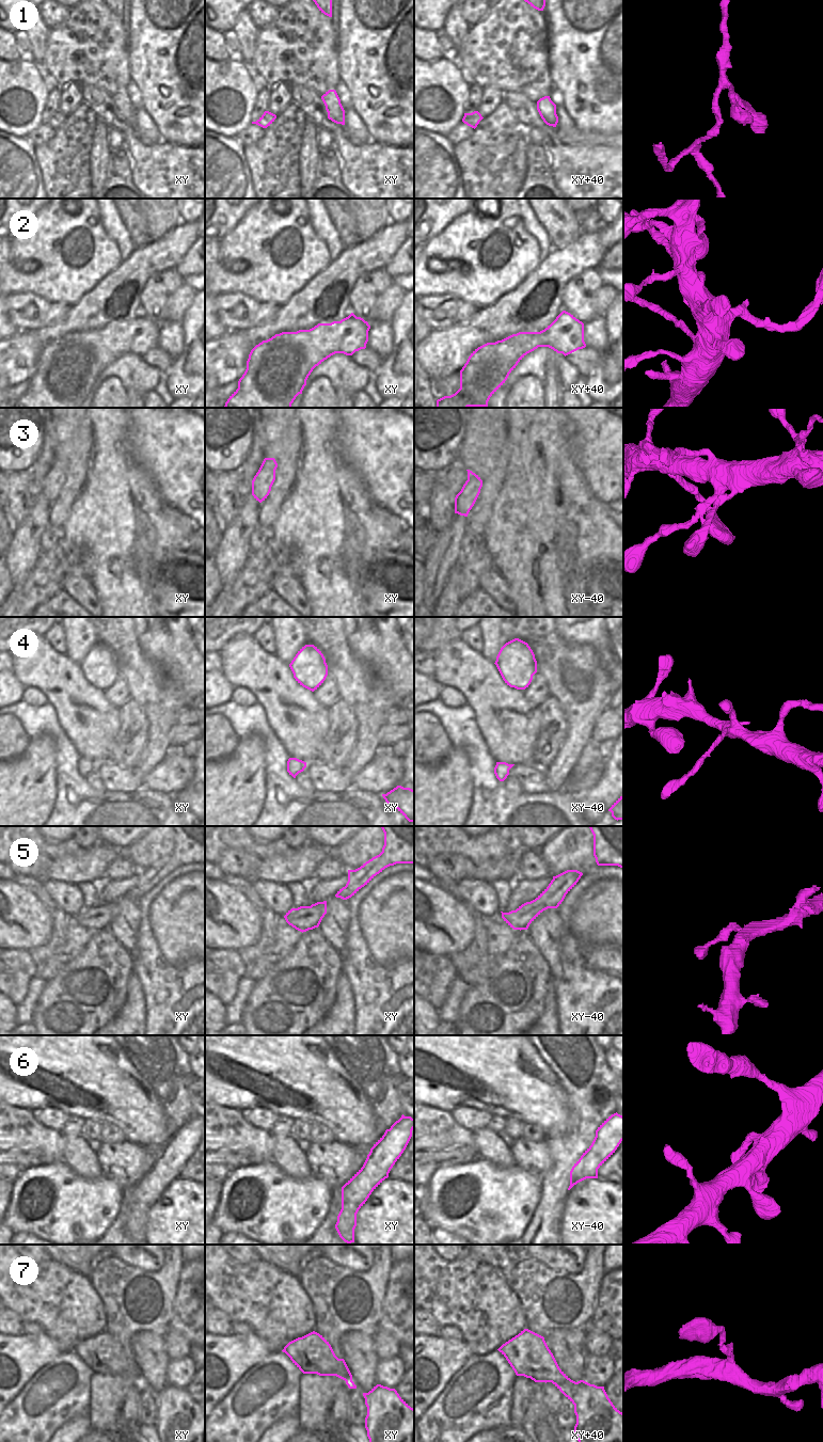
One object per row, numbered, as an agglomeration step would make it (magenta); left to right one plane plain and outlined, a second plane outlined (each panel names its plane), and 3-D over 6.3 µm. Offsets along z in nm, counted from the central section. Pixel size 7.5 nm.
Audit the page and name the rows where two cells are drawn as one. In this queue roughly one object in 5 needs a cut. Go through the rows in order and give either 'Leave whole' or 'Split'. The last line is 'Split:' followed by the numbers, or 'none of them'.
1: Leave whole
2: Split
3: Leave whole
4: Split
5: Leave whole
6: Leave whole
7: Leave whole
Split: 2, 4.

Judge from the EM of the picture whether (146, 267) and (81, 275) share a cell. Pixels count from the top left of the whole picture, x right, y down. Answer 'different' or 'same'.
different

